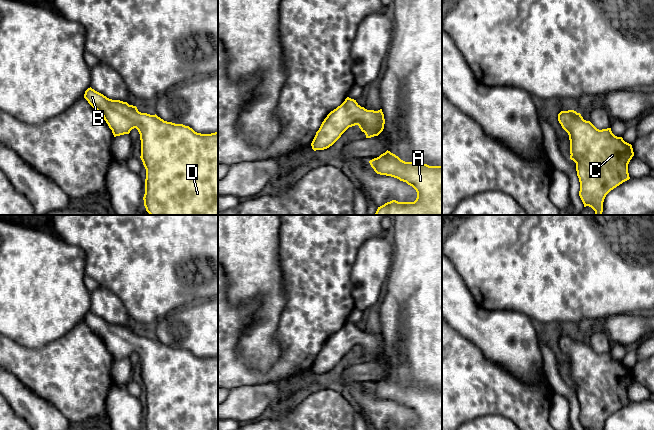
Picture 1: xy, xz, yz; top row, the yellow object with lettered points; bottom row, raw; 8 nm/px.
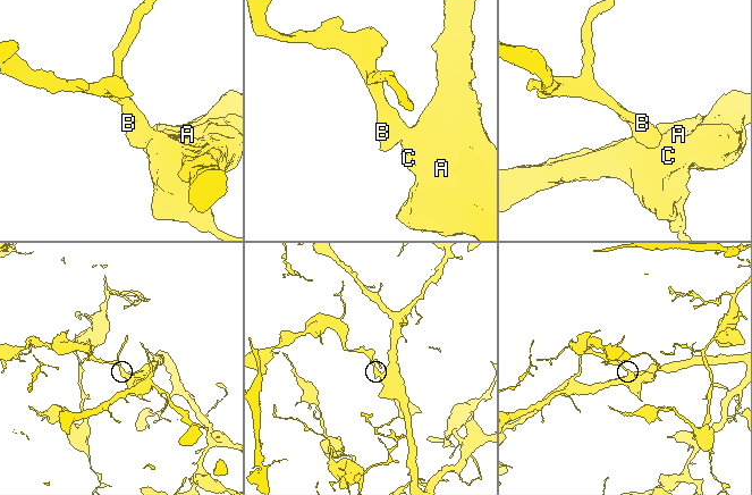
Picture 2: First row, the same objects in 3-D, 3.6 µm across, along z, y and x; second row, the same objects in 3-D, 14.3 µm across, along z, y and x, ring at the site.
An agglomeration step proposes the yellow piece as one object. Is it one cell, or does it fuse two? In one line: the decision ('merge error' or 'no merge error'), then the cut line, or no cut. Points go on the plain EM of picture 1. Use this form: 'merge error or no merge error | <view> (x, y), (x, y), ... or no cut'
no merge error | no cut

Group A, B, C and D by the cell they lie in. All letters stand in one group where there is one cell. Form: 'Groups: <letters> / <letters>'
Groups: A B C D

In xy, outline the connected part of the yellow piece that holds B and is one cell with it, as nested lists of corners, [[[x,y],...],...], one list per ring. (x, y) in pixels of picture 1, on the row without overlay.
[[[91,311],[84,322],[104,342],[114,361],[136,352],[146,393],[144,430],[218,430],[218,356],[201,358],[189,350],[141,337],[136,330],[112,324]]]

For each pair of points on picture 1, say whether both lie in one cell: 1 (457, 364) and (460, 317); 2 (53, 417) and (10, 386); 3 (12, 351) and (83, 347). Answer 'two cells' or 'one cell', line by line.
1: two cells
2: one cell
3: one cell

